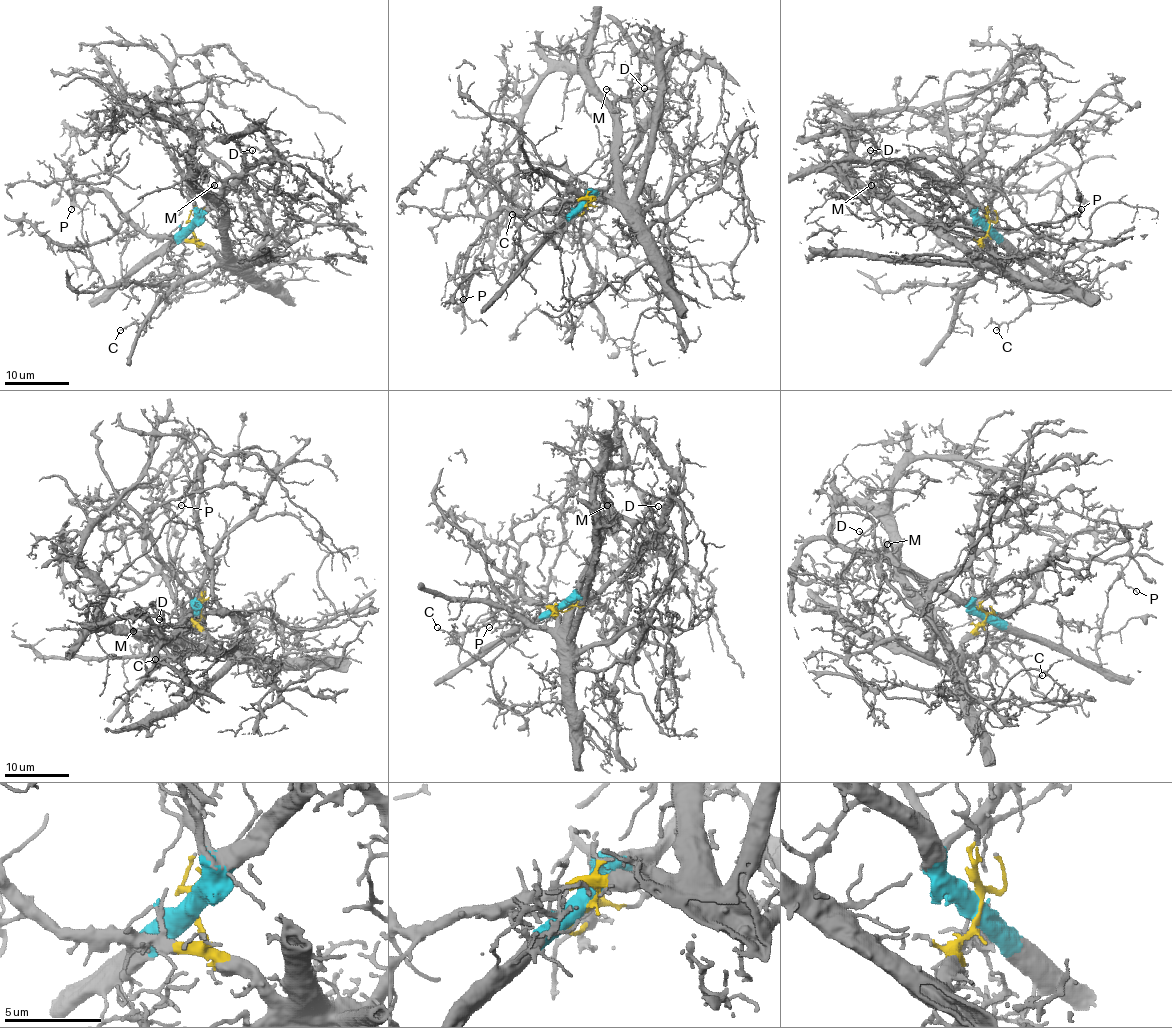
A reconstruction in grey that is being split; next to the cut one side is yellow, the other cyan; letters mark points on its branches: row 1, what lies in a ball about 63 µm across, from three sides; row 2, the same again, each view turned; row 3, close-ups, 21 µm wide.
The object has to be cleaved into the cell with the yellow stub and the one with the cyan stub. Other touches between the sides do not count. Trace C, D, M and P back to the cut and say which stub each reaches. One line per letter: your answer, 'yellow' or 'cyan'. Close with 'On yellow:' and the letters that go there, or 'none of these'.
C: cyan
D: yellow
M: yellow
P: cyan
On yellow: D, M

